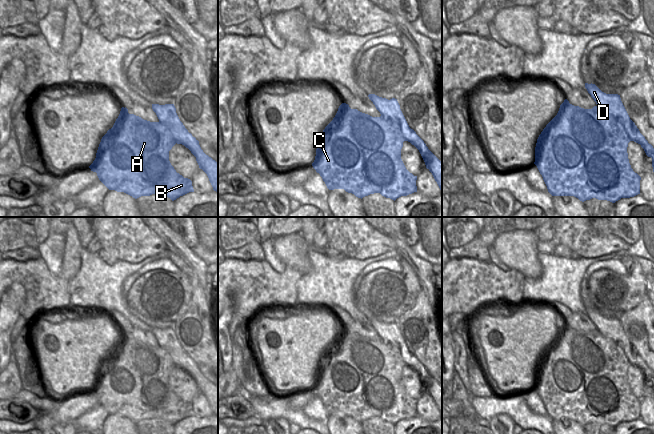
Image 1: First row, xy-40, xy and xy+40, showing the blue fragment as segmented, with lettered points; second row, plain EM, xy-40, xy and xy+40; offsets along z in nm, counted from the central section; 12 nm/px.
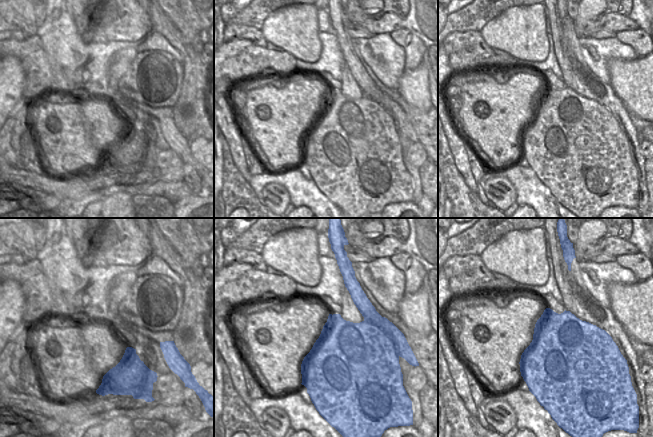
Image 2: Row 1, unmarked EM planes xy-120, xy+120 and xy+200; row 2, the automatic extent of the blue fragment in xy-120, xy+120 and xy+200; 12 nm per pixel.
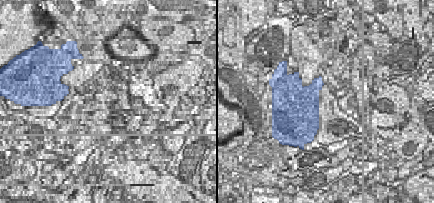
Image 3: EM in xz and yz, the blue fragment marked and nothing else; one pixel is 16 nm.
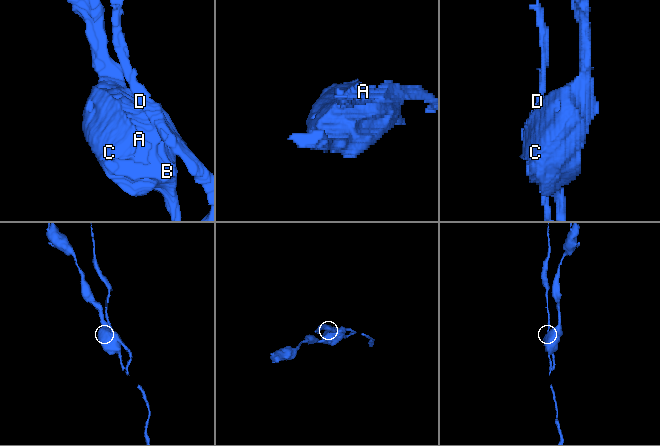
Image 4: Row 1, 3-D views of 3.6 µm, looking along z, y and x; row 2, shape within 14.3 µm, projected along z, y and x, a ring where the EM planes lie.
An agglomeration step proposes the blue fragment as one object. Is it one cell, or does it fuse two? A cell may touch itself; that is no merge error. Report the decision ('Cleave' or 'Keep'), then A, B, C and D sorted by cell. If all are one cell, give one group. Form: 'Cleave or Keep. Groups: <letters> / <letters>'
Cleave. Groups: A B C / D

